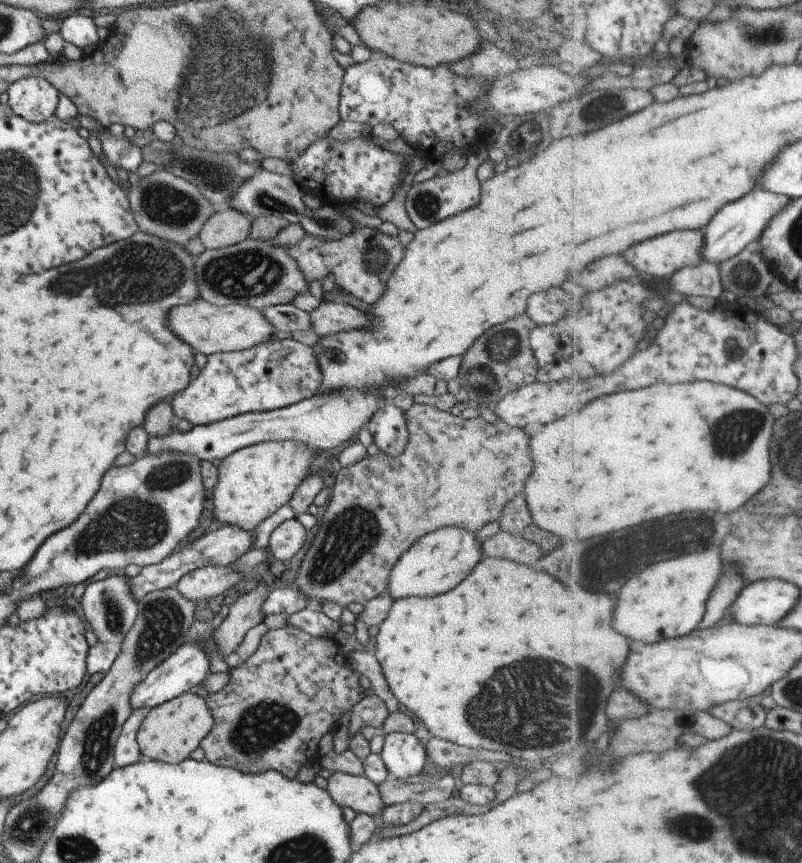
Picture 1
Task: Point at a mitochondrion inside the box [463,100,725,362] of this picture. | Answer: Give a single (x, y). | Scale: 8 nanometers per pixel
(599, 112)

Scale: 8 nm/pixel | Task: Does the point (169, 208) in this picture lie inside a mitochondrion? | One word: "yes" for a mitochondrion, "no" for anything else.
yes

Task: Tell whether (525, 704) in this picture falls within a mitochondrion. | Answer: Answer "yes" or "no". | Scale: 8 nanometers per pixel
yes

